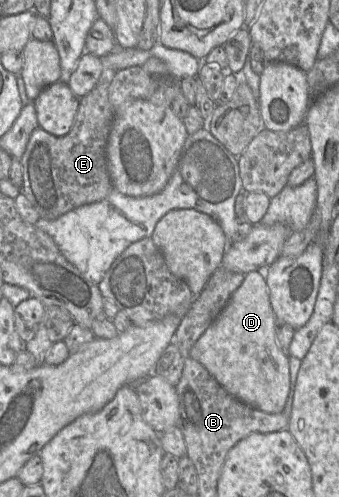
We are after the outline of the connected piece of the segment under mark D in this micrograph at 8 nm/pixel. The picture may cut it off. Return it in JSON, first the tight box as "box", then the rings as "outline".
{"box":[190,272,290,413],"outline":[[[248,272],[220,314],[190,349],[191,357],[200,362],[229,394],[268,413],[283,412],[290,391],[289,355],[276,341],[275,320],[265,274]]]}

